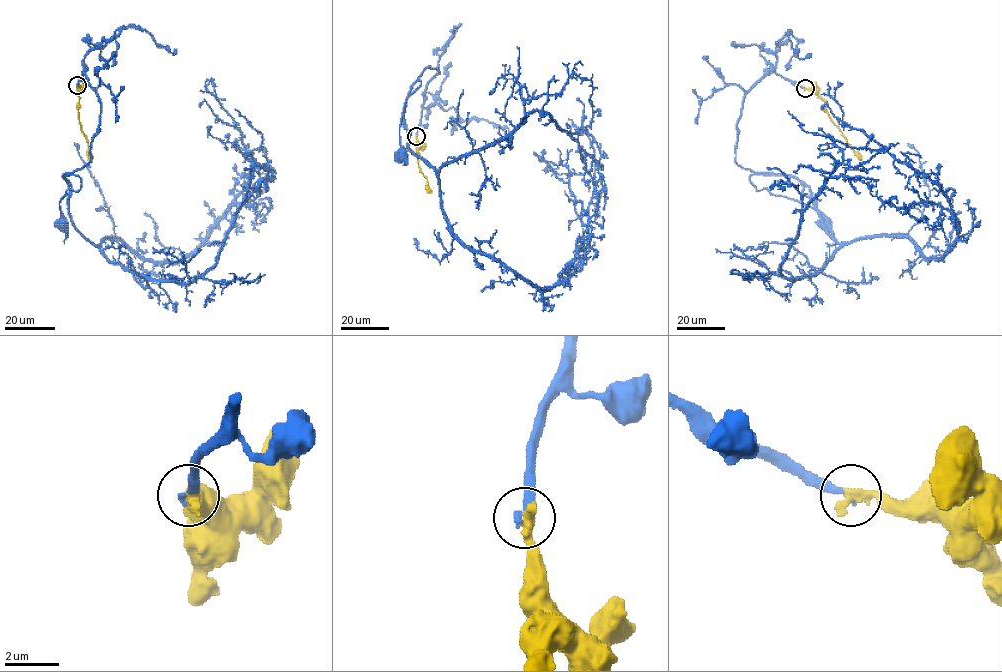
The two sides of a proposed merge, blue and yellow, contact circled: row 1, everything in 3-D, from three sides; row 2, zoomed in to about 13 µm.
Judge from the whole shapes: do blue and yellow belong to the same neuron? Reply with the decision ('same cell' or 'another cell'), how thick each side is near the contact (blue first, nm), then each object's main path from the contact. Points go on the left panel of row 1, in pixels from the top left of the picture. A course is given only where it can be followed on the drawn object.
same cell | 280/440 nm | blue via (77, 85), (84, 69), (100, 119), (90, 160), (72, 173), (81, 188), (59, 200), (61, 225) | yellow via (77, 85), (79, 119), (87, 142), (87, 160)

